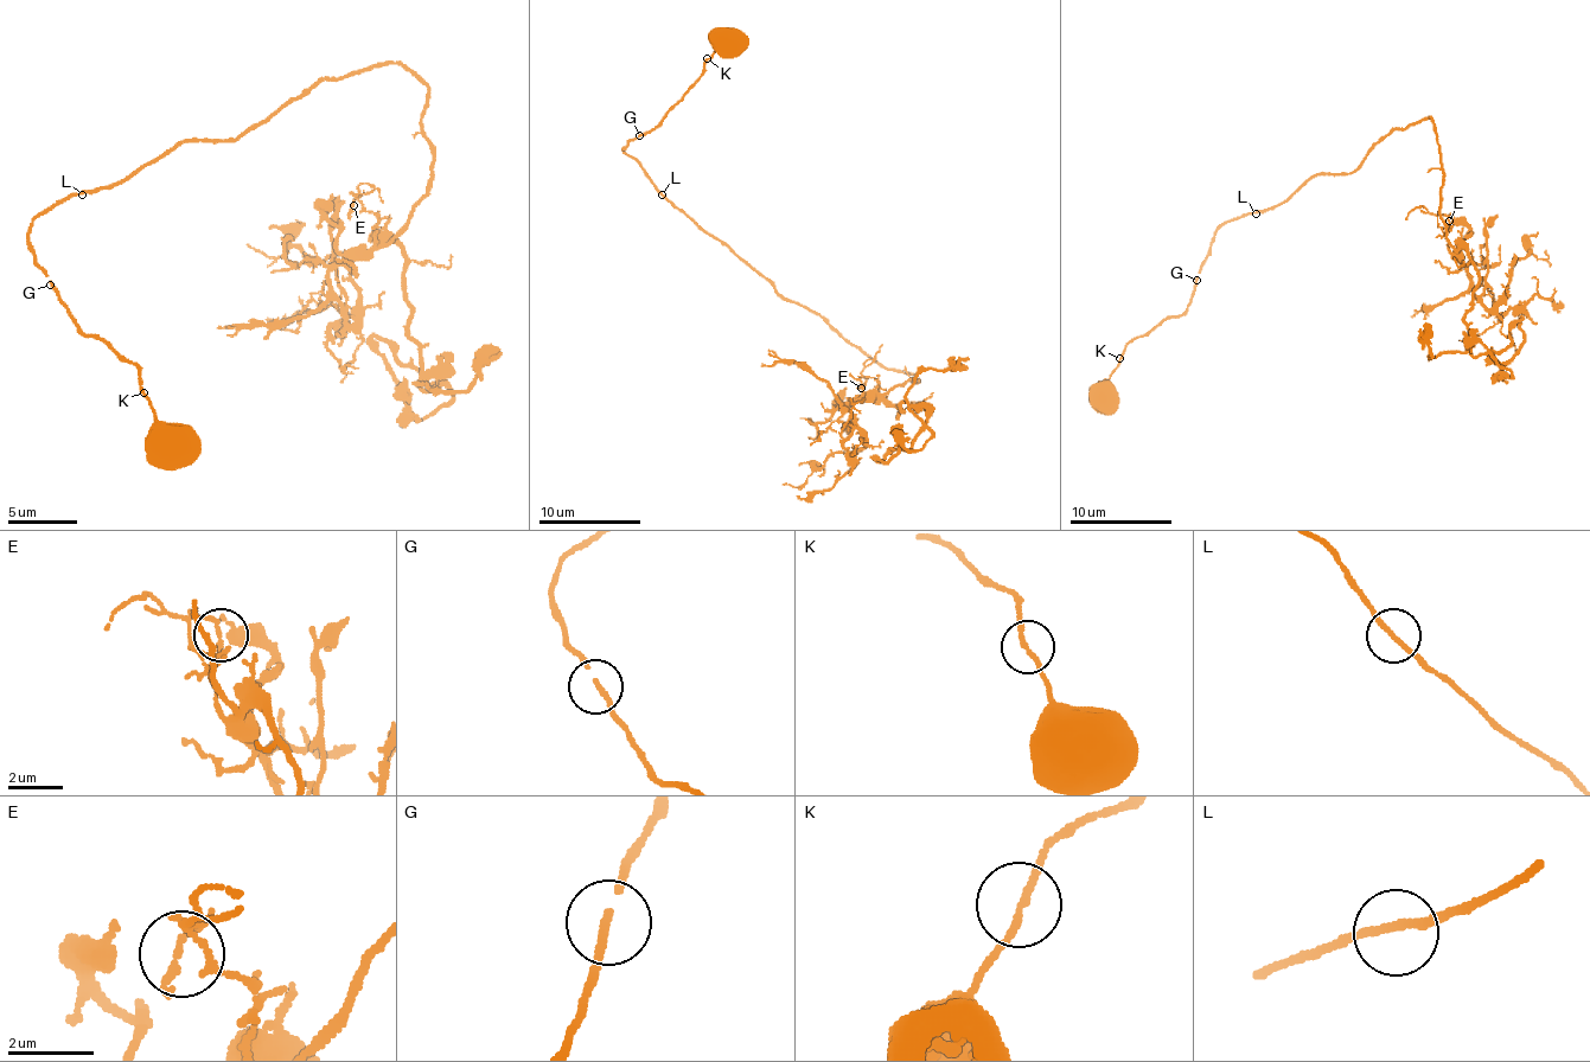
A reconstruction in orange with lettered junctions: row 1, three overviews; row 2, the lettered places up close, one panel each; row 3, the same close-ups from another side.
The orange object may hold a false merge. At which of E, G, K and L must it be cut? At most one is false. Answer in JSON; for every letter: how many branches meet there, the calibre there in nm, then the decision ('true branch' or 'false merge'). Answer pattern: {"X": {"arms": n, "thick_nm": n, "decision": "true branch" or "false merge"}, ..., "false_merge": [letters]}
{"E": {"arms": 2, "thick_nm": 150, "decision": "true branch"}, "G": {"arms": 2, "thick_nm": 150, "decision": "true branch"}, "K": {"arms": 2, "thick_nm": 150, "decision": "true branch"}, "L": {"arms": 2, "thick_nm": 170, "decision": "true branch"}, "false_merge": []}

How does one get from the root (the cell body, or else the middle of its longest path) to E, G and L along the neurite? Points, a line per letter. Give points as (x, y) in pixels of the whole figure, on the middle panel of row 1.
E: (810, 312), (886, 368), (919, 381), (910, 378), (879, 394), (879, 383), (863, 376), (861, 388)
G: (810, 312), (794, 301), (787, 301), (726, 245), (703, 232), (652, 181), (646, 171), (624, 151), (639, 135)
L: (810, 312), (794, 301), (787, 301), (662, 194)

